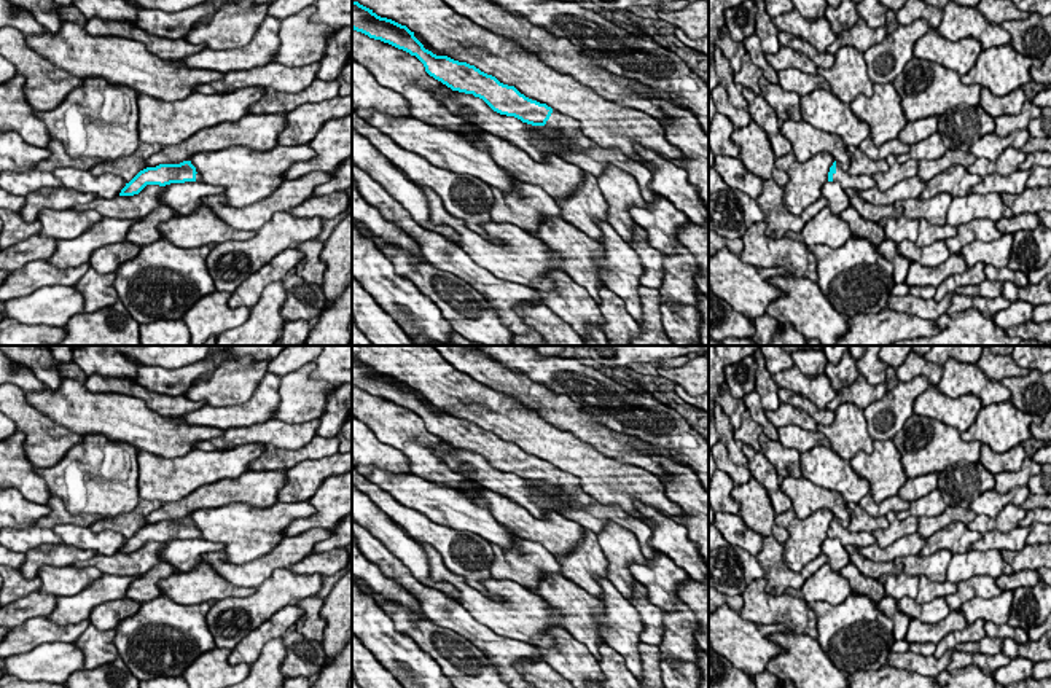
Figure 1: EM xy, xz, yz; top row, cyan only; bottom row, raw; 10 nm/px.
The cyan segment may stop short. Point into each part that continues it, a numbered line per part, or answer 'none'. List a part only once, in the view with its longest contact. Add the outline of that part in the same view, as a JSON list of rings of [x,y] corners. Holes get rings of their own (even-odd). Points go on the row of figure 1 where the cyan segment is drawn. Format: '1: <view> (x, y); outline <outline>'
1: yz (857, 182); outline [[[836,162],[833,182],[839,182],[844,190],[854,188],[857,191],[876,186],[873,175],[849,175],[846,170],[841,169],[839,162]]]

